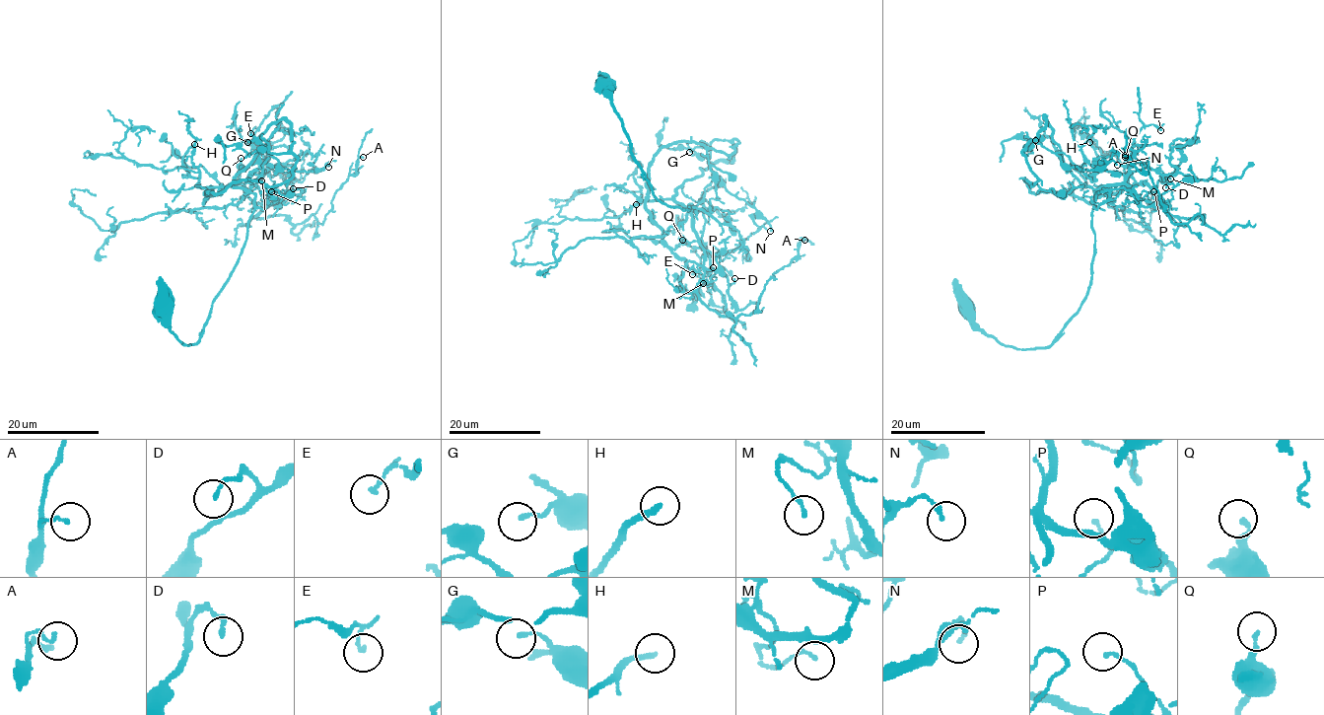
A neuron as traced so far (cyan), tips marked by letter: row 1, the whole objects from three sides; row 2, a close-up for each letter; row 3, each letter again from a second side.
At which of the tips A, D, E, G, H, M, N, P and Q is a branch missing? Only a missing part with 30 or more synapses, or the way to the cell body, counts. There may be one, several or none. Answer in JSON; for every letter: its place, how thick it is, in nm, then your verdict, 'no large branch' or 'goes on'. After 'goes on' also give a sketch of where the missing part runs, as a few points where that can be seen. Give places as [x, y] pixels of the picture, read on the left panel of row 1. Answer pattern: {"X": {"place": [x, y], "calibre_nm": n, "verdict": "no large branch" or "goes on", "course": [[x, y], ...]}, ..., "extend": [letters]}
{"A": {"place": [363, 157], "calibre_nm": 90, "verdict": "no large branch"}, "D": {"place": [293, 188], "calibre_nm": 140, "verdict": "no large branch"}, "E": {"place": [250, 133], "calibre_nm": 140, "verdict": "no large branch"}, "G": {"place": [247, 142], "calibre_nm": 140, "verdict": "no large branch"}, "H": {"place": [194, 144], "calibre_nm": 200, "verdict": "goes on", "course": [[194, 144], [228, 104], [243, 93], [237, 86], [238, 81]]}, "M": {"place": [261, 180], "calibre_nm": 130, "verdict": "no large branch"}, "N": {"place": [328, 167], "calibre_nm": 170, "verdict": "no large branch"}, "P": {"place": [271, 191], "calibre_nm": 130, "verdict": "no large branch"}, "Q": {"place": [241, 158], "calibre_nm": 180, "verdict": "no large branch"}, "extend": ["H"]}

